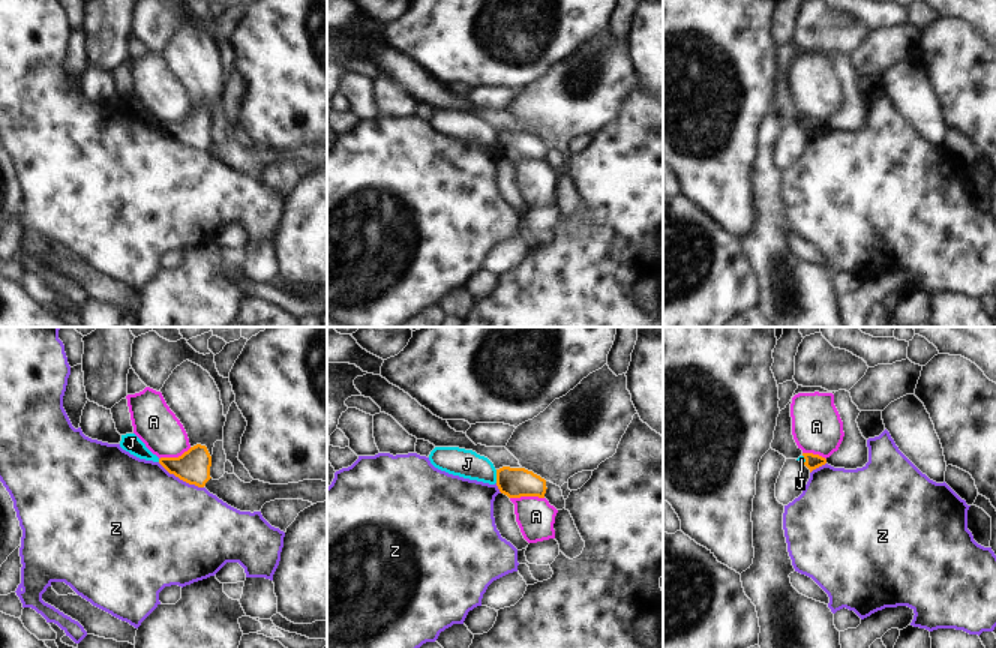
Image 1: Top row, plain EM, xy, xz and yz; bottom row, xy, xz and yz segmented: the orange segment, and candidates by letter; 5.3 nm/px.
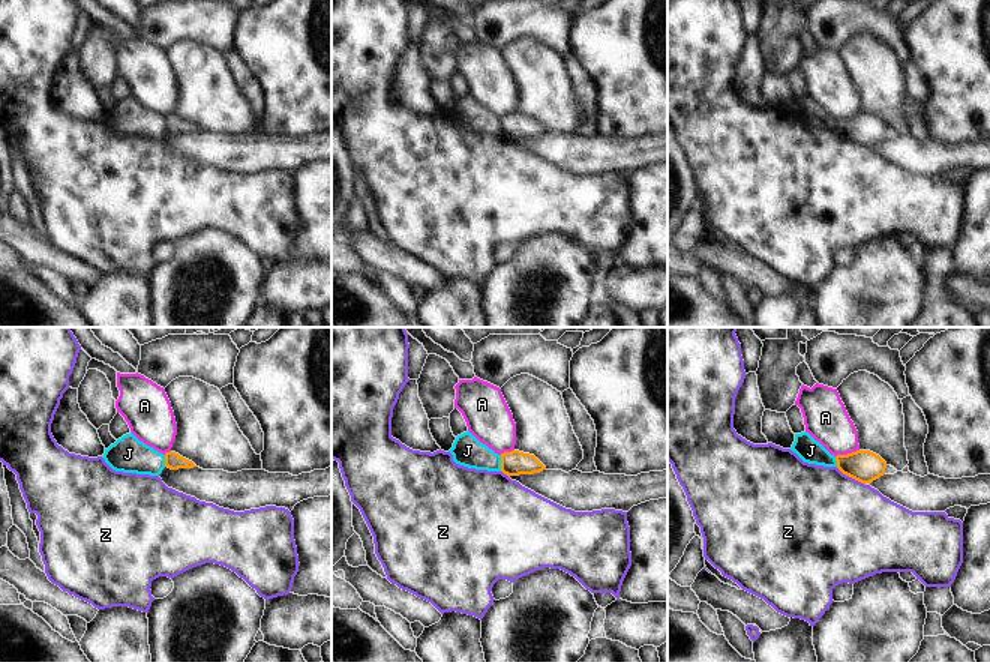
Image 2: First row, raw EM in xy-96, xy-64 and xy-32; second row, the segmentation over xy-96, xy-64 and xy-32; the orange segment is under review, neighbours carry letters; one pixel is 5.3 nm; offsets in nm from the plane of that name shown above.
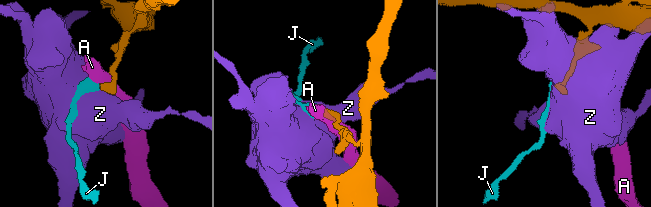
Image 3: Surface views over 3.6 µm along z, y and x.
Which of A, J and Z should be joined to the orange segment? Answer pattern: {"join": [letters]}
{"join": []}

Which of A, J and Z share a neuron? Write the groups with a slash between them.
A / J / Z

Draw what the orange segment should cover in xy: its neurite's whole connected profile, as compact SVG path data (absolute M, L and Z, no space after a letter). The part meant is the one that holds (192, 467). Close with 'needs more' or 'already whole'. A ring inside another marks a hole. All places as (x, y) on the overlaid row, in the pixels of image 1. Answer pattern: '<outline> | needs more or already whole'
M196 444L178 458L160 458L159 464L180 480L204 488L210 477L212 456L206 446Z | already whole

